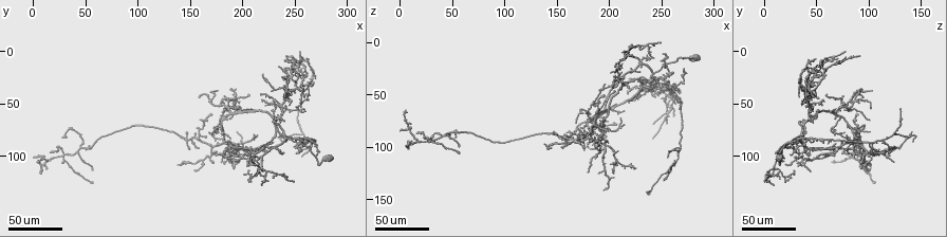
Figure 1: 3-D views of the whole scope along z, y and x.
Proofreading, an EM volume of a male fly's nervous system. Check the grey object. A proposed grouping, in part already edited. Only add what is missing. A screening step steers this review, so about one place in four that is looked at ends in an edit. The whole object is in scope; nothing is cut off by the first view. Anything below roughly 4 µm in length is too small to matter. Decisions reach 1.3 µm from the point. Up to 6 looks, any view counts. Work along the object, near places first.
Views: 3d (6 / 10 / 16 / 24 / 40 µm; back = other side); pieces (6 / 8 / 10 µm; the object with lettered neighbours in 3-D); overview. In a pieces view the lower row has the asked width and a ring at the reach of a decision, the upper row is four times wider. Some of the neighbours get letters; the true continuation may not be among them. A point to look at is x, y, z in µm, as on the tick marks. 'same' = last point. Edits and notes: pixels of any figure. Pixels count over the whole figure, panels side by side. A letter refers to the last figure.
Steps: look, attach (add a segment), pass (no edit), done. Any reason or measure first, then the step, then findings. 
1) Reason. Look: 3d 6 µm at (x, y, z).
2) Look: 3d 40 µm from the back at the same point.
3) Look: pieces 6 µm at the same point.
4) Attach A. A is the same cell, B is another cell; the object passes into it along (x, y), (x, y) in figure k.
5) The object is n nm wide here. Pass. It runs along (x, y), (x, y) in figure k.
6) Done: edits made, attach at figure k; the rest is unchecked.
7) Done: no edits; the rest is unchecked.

Look: 3d 40 µm at (140, 106, 96).

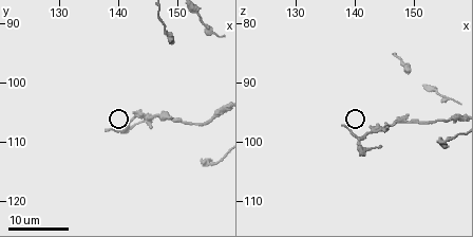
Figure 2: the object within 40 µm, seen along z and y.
Look: pieces 6 µm at (138.0, 108.0, 97.0).

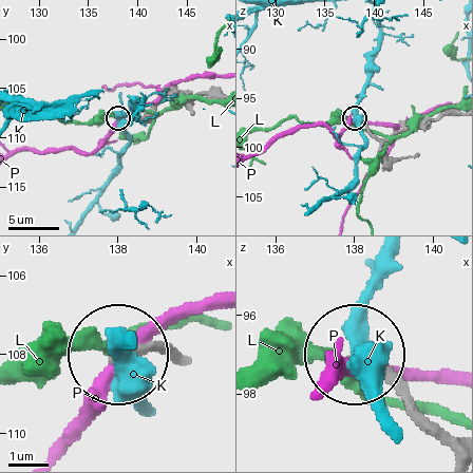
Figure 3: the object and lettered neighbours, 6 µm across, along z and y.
Pass. K, L and P are other cells; none of them fits.

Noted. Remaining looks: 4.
Thin end. Look: 3d 24 µm at (238, 66, 44).

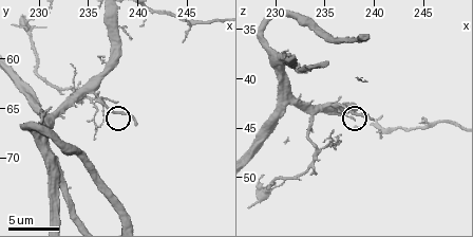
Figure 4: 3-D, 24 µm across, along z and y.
Look: pieces 8 µm at (240.0, 66.2, 44.0).

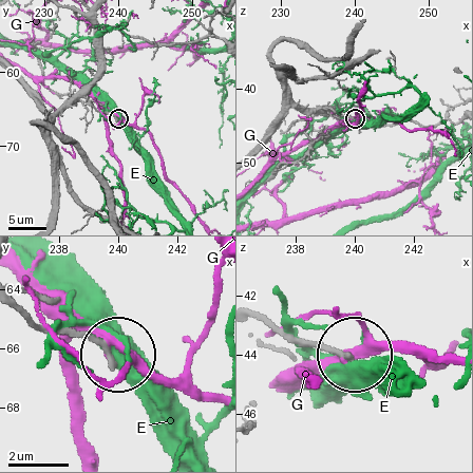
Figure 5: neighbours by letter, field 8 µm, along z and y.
Pass. E and G are other cells; it runs along (23, 308), (45, 326), (112, 351) in figure 5; none of them fits.

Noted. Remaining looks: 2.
Branch stops here. Look: 3d 24 µm at (210, 78, 74).

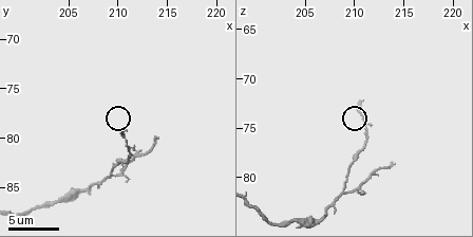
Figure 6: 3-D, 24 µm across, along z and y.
Look: pieces 10 µm at (210.6, 79.2, 72.2).

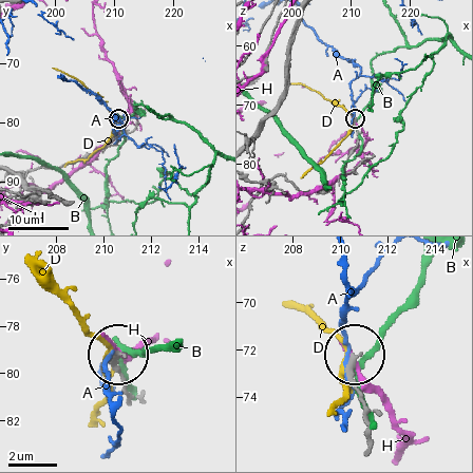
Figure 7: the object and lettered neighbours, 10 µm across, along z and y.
The object is 240 nm wide here. Pass. A, B, D and H are other cells; none of them fits.

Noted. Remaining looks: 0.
Done: no edits; the rest is unchecked.

